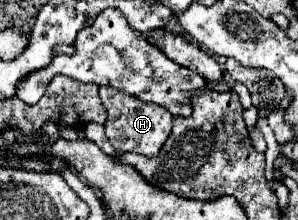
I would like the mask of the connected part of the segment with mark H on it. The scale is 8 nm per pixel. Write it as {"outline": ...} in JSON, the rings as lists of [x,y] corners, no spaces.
{"outline":[[[109,85],[99,87],[99,95],[101,95],[101,101],[107,109],[105,131],[107,131],[111,145],[115,147],[115,151],[119,155],[123,155],[127,151],[133,151],[133,153],[139,153],[145,157],[159,155],[163,143],[171,135],[171,125],[173,125],[171,113],[163,111],[163,107],[159,107],[155,103],[143,103],[143,101],[135,99],[133,95],[117,91],[115,87],[109,87]]]}

